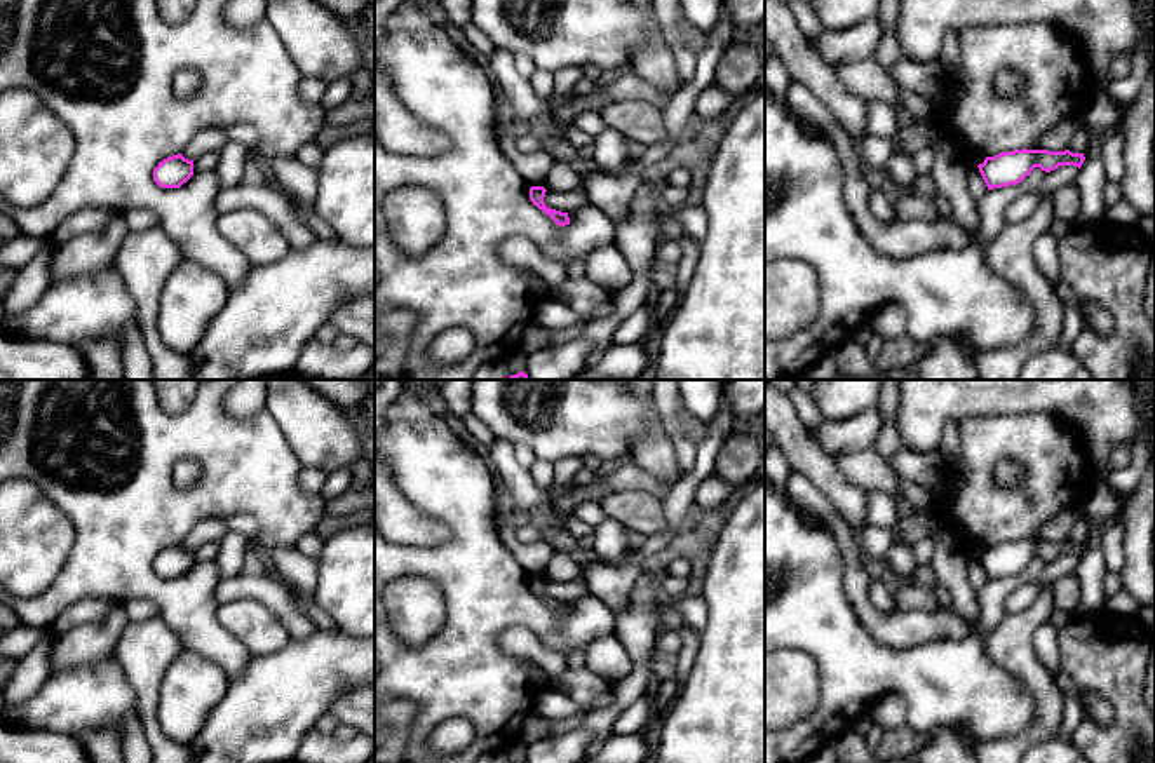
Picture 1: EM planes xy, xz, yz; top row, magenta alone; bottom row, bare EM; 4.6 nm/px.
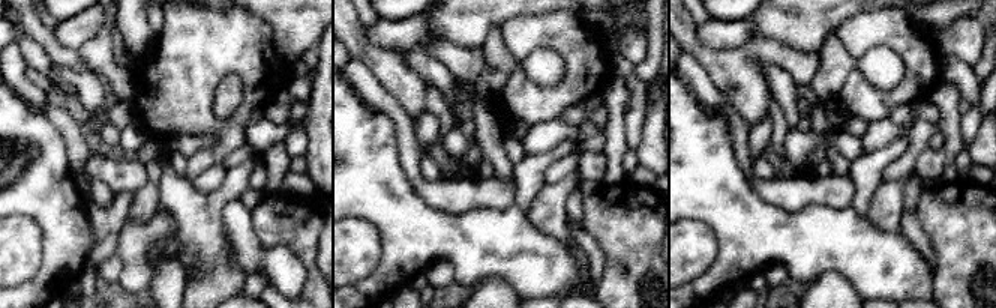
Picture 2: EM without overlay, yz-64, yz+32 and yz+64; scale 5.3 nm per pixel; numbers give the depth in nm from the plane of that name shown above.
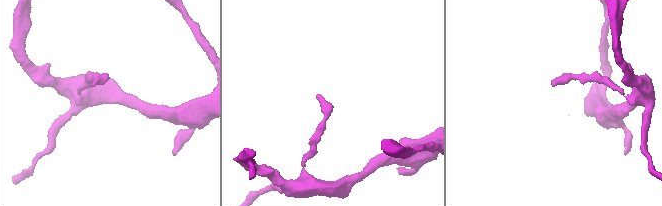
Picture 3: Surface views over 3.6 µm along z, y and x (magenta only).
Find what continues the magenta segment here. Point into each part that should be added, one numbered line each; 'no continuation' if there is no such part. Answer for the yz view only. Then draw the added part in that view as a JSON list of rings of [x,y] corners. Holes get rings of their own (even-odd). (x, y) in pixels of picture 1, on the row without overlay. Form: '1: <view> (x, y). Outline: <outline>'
1: yz (1058, 530). Outline: [[[1077,505],[1064,507],[1052,521],[1045,523],[1038,531],[1038,540],[1064,542],[1078,516]]]

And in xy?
1: xy (206, 553). Outline: [[[206,542],[193,550],[193,564],[213,563],[218,556],[220,542]]]

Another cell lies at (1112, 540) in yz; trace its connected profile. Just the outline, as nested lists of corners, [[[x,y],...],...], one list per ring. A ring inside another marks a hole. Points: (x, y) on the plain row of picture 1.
[[[1117,493],[1120,500],[1120,507],[1117,514],[1113,516],[1113,526],[1103,530],[1103,557],[1106,564],[1108,573],[1120,573],[1124,566],[1124,535],[1125,535],[1125,524],[1124,524],[1124,510],[1127,503],[1127,496]]]

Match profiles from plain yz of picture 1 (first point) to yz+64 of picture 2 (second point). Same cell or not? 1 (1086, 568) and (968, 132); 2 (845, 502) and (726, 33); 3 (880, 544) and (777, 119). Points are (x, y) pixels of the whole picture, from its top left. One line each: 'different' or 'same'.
1: different
2: different
3: different

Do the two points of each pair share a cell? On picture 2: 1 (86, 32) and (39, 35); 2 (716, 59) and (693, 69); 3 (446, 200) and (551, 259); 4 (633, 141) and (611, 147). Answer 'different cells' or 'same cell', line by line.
1: different cells
2: different cells
3: different cells
4: different cells

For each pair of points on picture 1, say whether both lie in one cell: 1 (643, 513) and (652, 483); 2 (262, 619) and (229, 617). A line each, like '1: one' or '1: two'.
1: two
2: one

